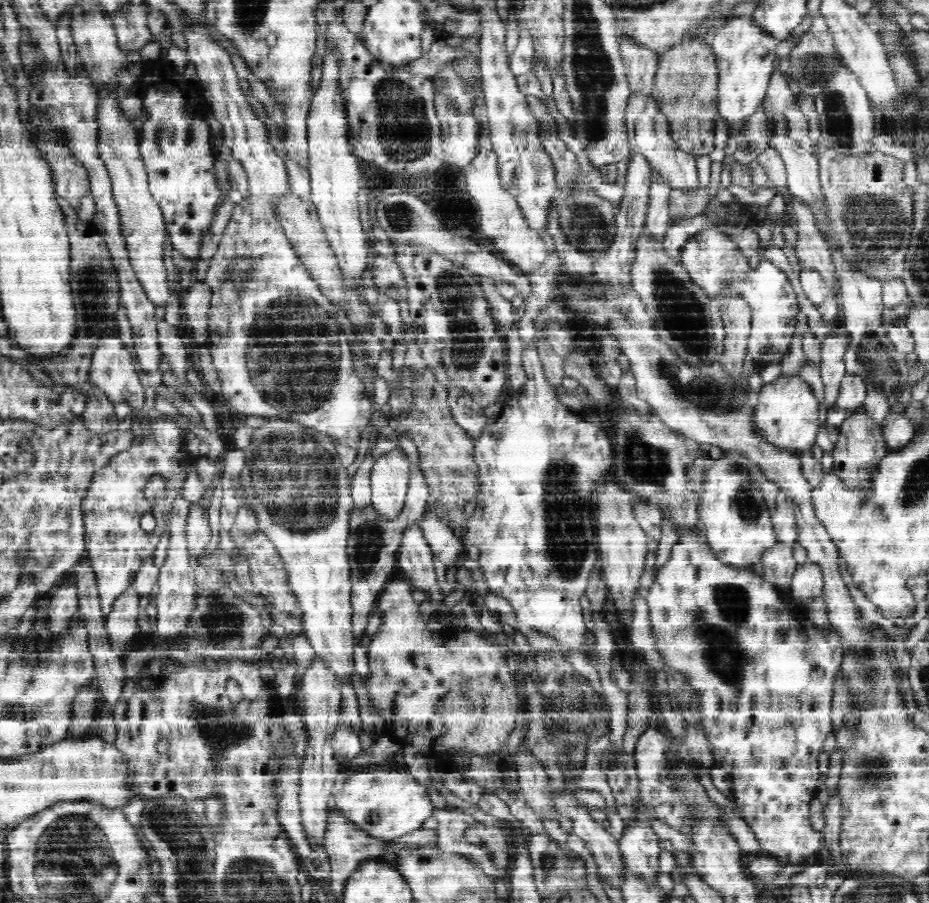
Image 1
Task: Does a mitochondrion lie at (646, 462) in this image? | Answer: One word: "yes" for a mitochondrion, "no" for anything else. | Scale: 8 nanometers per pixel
yes

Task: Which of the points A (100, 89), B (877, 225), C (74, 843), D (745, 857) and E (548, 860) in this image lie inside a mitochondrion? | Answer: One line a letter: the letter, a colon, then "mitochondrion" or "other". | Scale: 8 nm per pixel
A: other
B: mitochondrion
C: mitochondrion
D: other
E: mitochondrion

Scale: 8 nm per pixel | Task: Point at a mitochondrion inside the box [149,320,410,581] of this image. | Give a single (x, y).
(316, 483)

